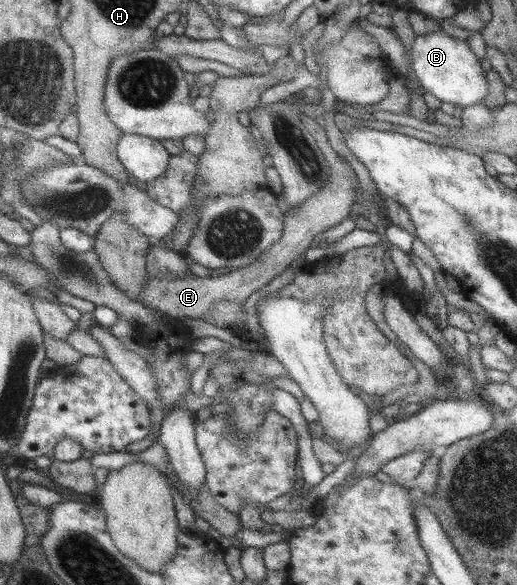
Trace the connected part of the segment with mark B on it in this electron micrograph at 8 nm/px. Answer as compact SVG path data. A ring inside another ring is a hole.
M447 30L416 35L412 49L413 70L433 103L451 102L467 108L484 102L489 94L486 72L464 37Z

